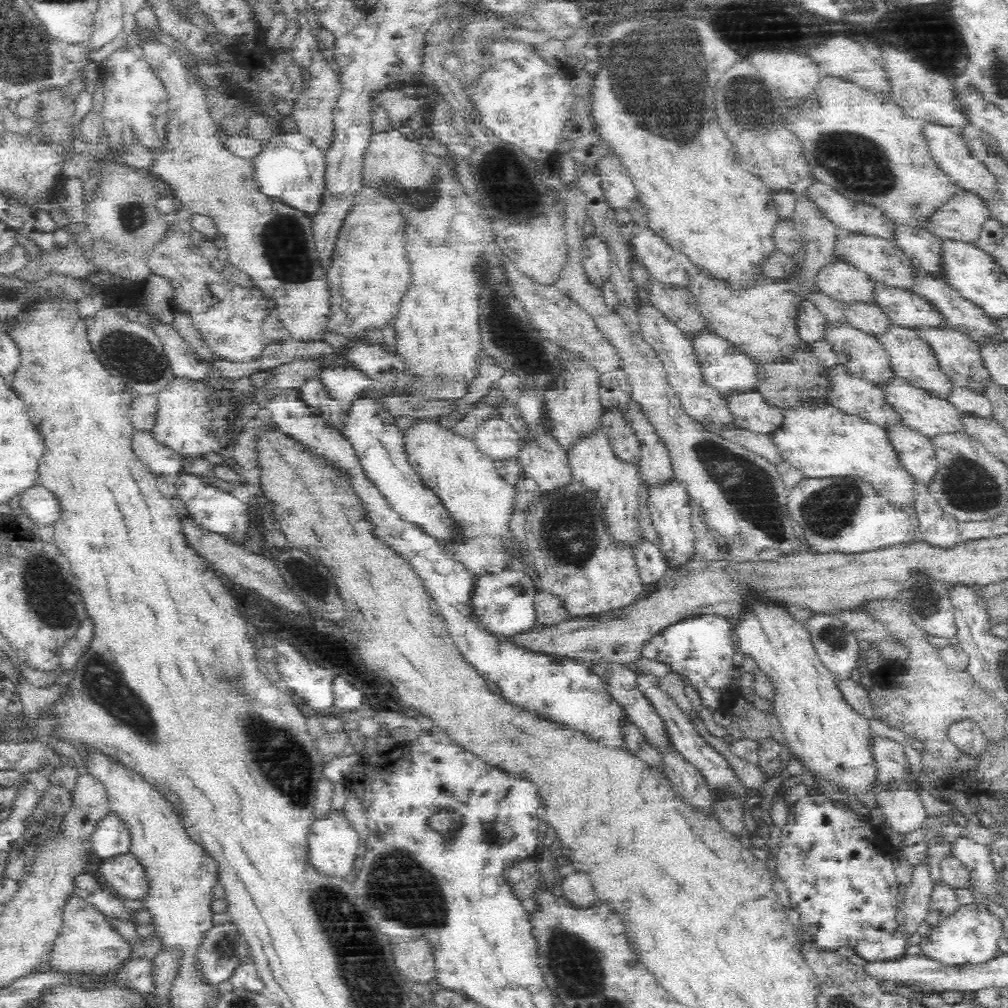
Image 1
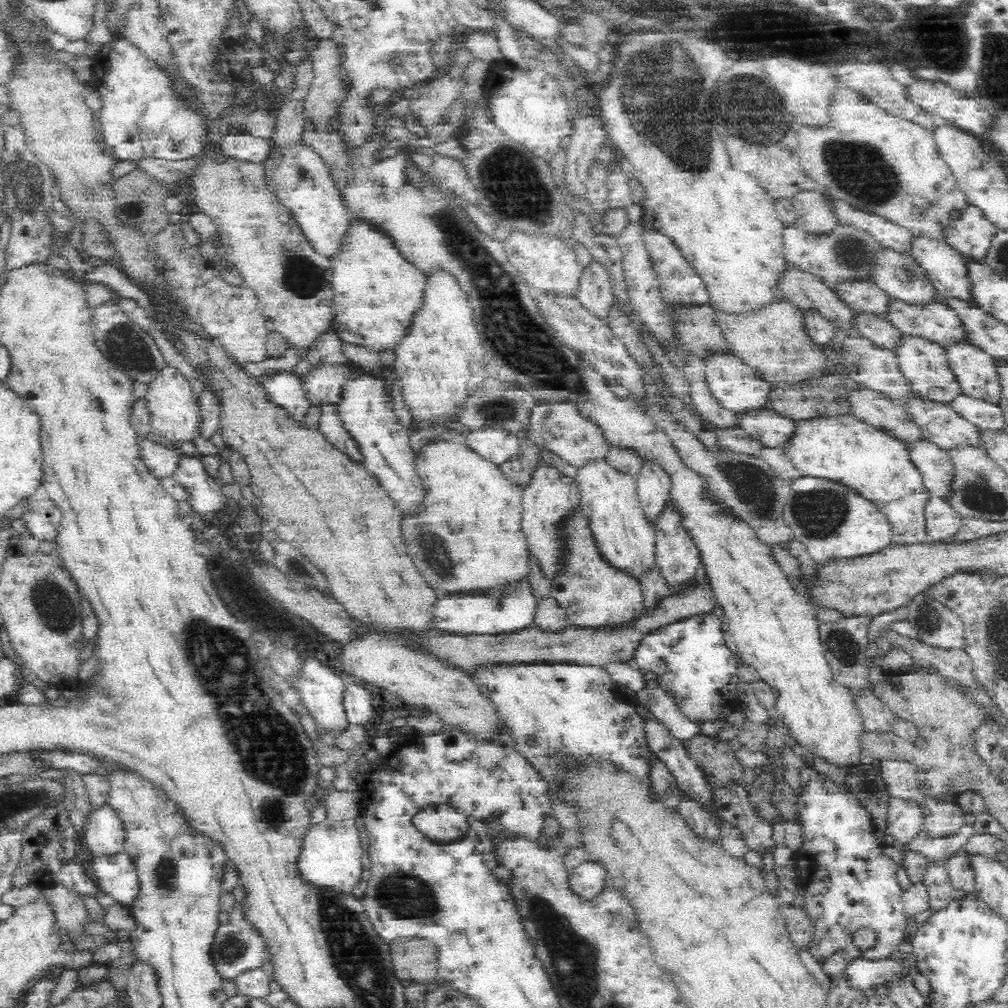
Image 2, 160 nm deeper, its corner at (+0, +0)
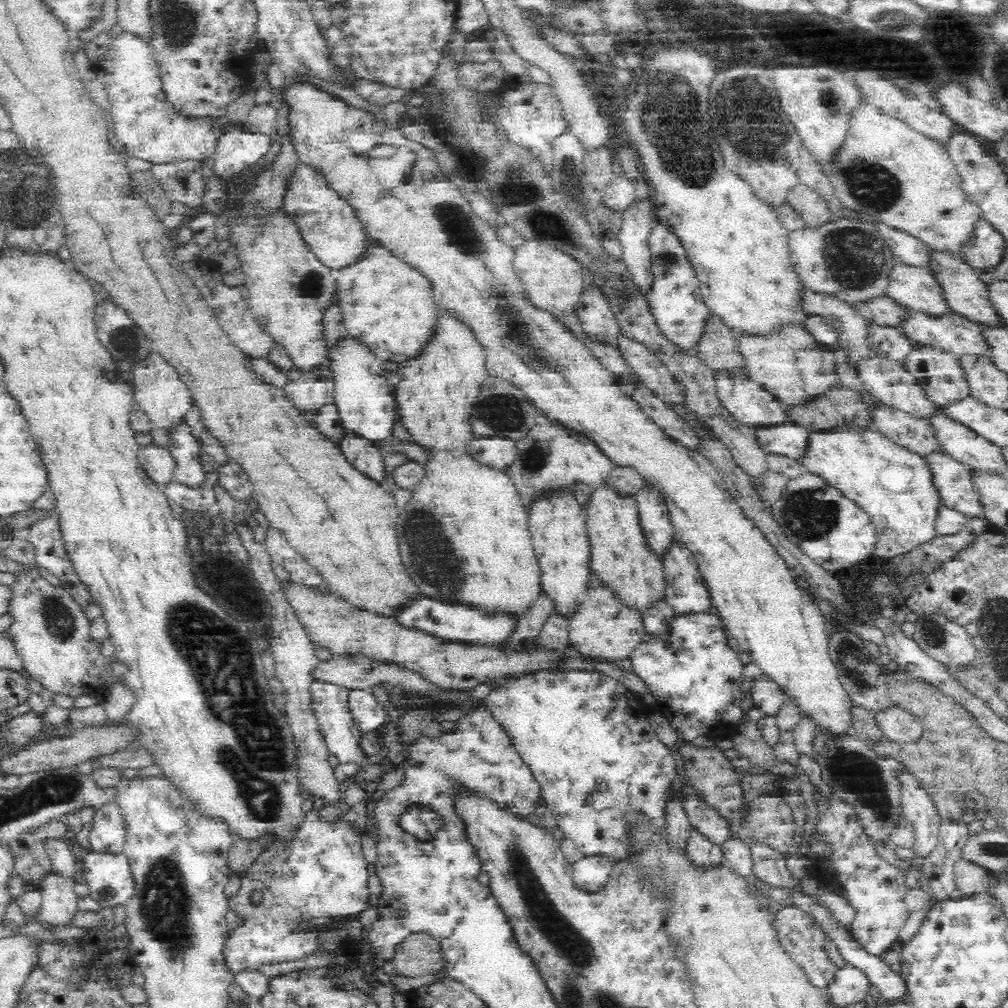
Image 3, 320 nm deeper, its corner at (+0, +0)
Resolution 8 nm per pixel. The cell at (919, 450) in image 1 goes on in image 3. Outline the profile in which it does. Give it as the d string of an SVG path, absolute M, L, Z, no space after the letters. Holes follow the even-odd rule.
M940 450L925 454L923 459L942 505L956 509L967 517L984 517L970 470L965 465Z

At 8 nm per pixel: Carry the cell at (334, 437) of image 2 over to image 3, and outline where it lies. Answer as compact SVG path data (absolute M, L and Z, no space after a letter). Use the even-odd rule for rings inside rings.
M344 431L337 442L340 452L347 458L356 470L367 474L371 480L384 485L386 472L384 471L384 454L374 444L365 441L352 432Z

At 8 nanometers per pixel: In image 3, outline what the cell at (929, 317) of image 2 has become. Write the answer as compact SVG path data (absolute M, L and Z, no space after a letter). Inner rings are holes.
M907 309L903 314L899 327L910 341L920 343L920 345L934 346L945 352L952 353L954 356L984 354L990 357L990 349L988 349L986 340L981 335L982 326L957 312L946 311L944 314L932 316L920 311Z

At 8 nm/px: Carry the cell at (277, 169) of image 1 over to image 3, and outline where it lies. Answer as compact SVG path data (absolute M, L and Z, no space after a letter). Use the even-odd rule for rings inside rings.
M299 163L287 178L282 208L294 219L306 246L332 270L340 270L357 261L364 250L367 235L355 217L353 208L328 186L320 169Z

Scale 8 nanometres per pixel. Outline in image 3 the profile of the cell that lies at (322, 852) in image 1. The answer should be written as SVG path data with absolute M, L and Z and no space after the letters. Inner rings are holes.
M320 819L306 820L290 845L274 842L266 846L264 852L241 875L241 886L237 895L228 899L229 910L234 910L240 920L236 928L228 930L225 934L222 949L226 967L233 976L264 965L300 961L302 956L308 956L314 950L314 938L300 934L300 922L334 922L336 918L360 914L364 906L368 906L368 863L362 852L362 833L353 823L344 819L330 823ZM252 892L262 892L262 900L258 904L252 904Z

